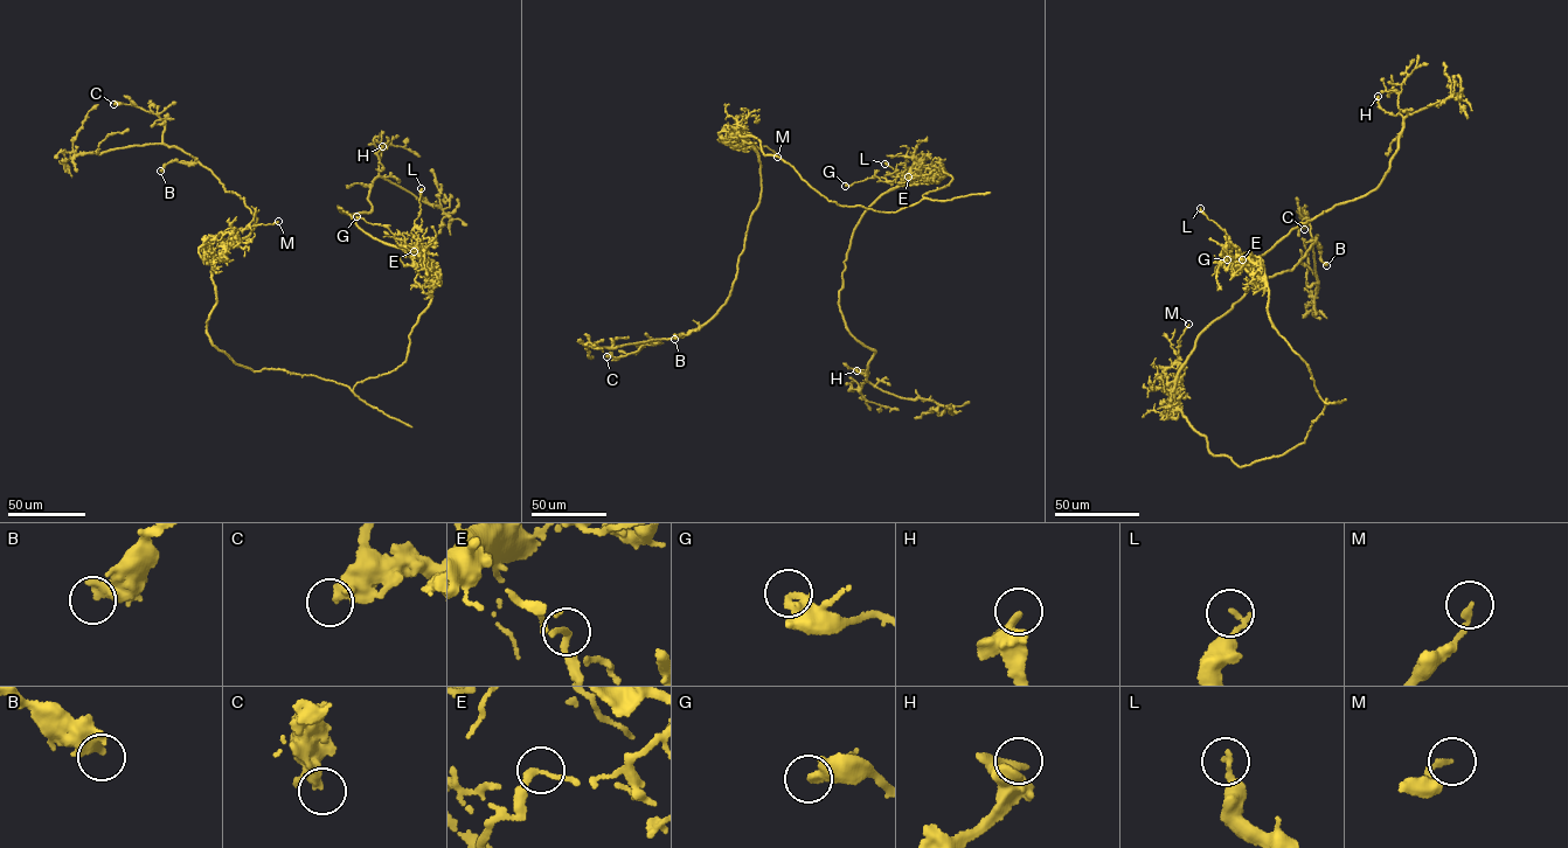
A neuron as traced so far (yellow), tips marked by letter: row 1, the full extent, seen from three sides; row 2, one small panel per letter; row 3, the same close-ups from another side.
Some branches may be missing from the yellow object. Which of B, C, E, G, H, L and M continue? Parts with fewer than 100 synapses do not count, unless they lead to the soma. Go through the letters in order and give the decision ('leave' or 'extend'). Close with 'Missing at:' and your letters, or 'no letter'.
B: leave
C: leave
E: leave
G: leave
H: leave
L: leave
M: leave
Missing at: no letter

